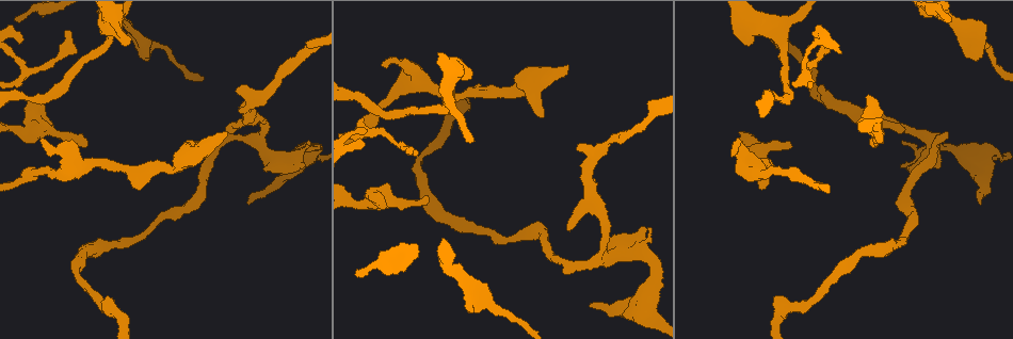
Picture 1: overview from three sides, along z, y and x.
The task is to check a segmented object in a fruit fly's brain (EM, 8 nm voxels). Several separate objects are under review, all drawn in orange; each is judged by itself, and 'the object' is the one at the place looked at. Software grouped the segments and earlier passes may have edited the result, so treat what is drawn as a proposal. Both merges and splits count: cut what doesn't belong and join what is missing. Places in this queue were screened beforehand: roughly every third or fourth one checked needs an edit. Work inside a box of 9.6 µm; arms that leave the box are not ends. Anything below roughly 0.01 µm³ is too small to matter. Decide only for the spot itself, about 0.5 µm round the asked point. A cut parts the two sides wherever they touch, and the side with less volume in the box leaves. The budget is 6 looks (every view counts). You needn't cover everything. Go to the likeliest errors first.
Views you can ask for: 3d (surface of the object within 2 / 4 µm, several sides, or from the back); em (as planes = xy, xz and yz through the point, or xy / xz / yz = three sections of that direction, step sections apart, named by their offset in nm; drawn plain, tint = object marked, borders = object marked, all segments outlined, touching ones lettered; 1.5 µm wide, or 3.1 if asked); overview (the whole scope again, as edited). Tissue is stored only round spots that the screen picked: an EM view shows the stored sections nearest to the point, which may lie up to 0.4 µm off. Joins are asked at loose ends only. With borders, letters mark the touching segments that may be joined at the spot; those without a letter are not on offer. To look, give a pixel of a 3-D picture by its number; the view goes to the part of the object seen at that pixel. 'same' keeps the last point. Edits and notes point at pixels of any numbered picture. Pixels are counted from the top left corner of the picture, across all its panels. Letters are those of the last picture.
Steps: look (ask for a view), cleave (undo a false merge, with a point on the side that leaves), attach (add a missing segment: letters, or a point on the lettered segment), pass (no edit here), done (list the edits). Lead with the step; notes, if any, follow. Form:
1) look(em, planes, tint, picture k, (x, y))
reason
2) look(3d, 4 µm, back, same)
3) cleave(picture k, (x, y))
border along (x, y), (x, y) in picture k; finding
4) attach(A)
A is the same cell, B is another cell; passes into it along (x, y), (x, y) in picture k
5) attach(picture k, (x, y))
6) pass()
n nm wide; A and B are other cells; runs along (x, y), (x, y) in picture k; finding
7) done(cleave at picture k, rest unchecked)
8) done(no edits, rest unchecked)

look(em, planes, plain, picture 1, (406, 151))
free end

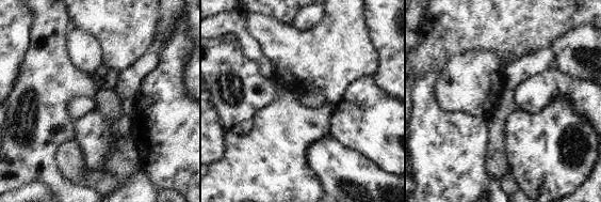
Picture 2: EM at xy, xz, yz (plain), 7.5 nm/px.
look(em, planes, tint, same)

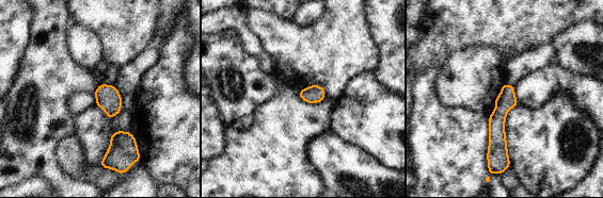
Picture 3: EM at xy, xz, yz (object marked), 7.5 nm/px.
look(em, planes, borders, same)
see the neighbours

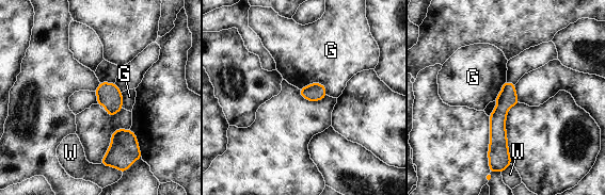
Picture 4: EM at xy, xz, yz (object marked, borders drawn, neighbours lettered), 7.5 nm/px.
pass()
140 nm wide; G and W are other cells; runs along (507, 84), (498, 116), (505, 158) in picture 4; none of them fits

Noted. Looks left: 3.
look(3d, 2 µm, picture 1, (541, 117))
free end

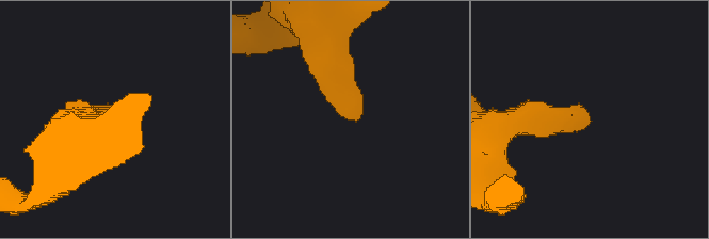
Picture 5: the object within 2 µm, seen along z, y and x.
look(em, xy, step 4, borders, picture 5, (354, 120))

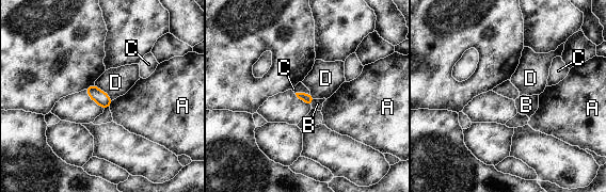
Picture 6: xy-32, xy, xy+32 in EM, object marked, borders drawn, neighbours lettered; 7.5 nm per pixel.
look(em, planes, borders, same)

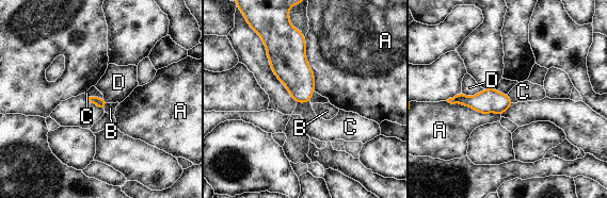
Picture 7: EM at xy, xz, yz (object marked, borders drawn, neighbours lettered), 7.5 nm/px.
pass()
A, B, C and D are other cells; border along (88, 97), (102, 98) in picture 7; none of them fits

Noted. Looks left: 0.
done(no edits, rest unchecked)

